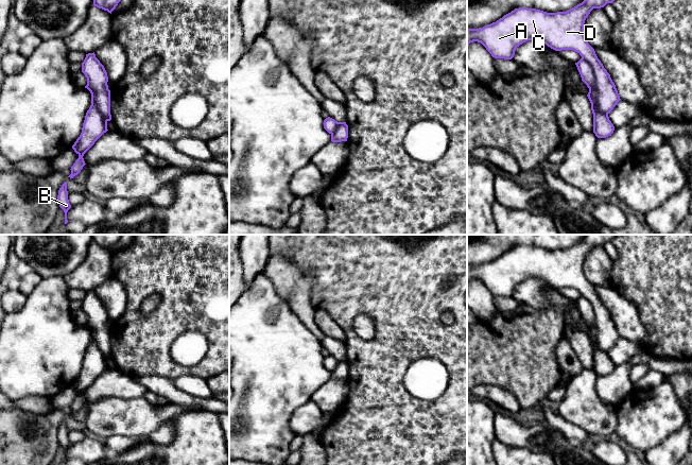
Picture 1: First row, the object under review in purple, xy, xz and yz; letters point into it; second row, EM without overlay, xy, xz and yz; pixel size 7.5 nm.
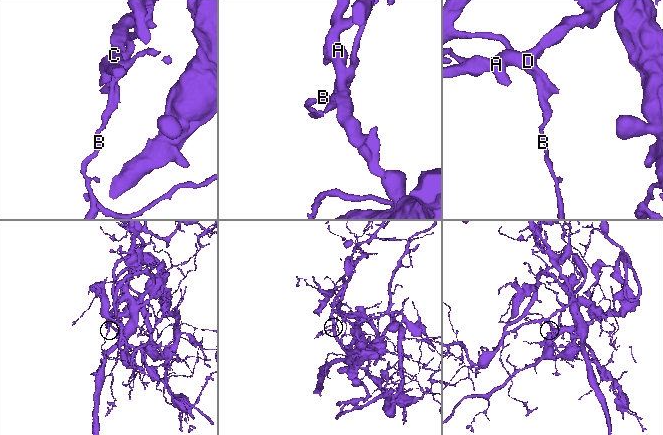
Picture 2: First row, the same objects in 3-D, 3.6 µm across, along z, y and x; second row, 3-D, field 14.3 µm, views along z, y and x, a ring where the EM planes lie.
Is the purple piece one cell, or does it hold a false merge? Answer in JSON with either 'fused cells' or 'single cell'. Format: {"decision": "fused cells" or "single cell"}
{"decision": "fused cells"}

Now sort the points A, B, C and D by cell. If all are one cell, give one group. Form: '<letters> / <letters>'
A C D / B

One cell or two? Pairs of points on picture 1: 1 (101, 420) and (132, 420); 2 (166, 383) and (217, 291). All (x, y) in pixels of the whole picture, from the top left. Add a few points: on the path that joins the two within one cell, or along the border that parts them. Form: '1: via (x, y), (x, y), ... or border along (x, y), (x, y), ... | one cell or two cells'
1: via (108, 420), (124, 420) | one cell
2: border along (143, 375), (161, 375), (172, 380) | two cells

